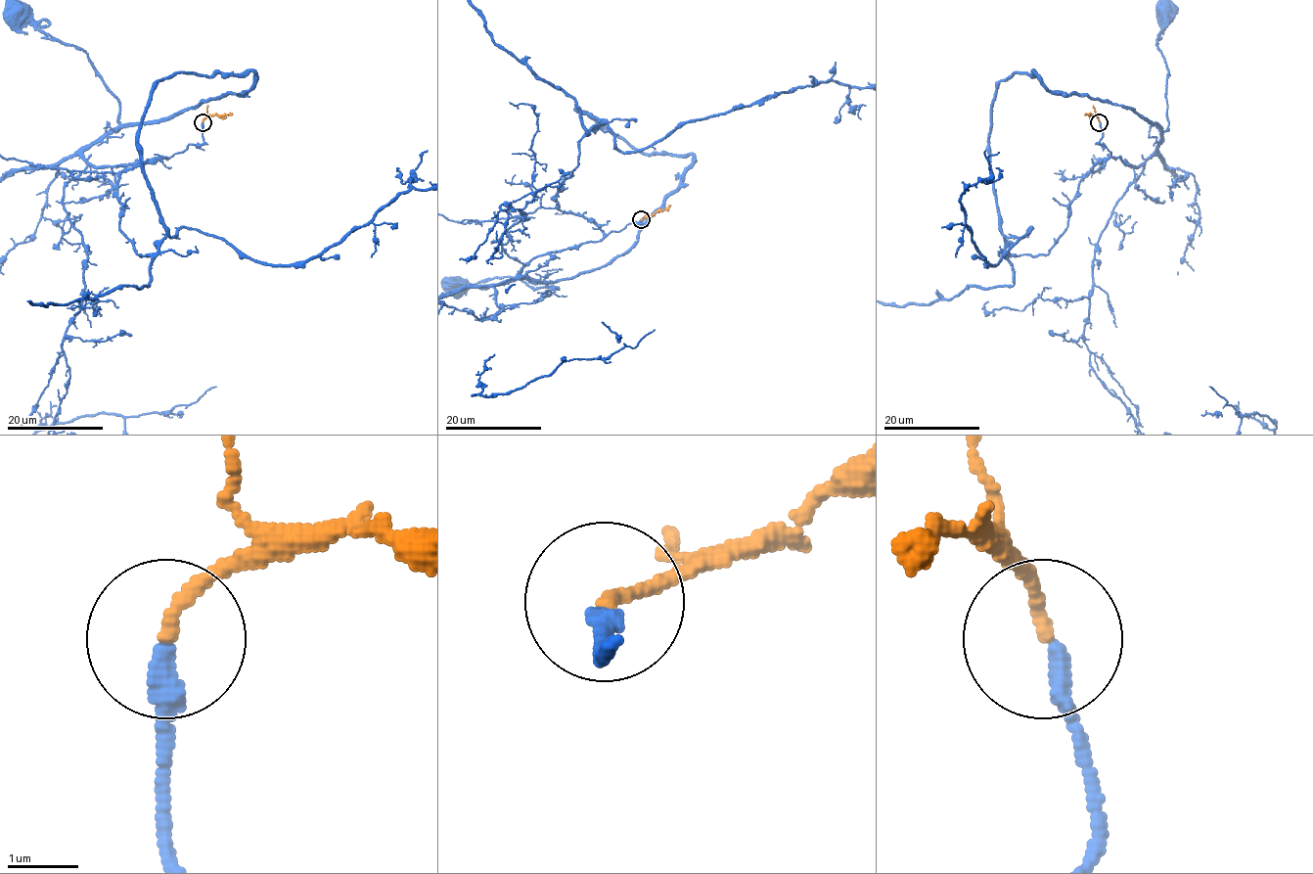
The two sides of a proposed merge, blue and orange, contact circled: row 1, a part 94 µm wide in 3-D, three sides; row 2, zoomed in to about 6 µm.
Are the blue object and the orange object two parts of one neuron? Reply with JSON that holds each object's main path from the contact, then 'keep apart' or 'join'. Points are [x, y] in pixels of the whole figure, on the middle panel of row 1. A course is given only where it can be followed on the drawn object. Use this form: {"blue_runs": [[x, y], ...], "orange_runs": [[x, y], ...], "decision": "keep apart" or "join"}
{"blue_runs": [[641, 219], [598, 241], [550, 251], [522, 269], [521, 275], [558, 288], [532, 288], [508, 276], [451, 288]], "orange_runs": [[641, 219], [671, 206]], "decision": "join"}

